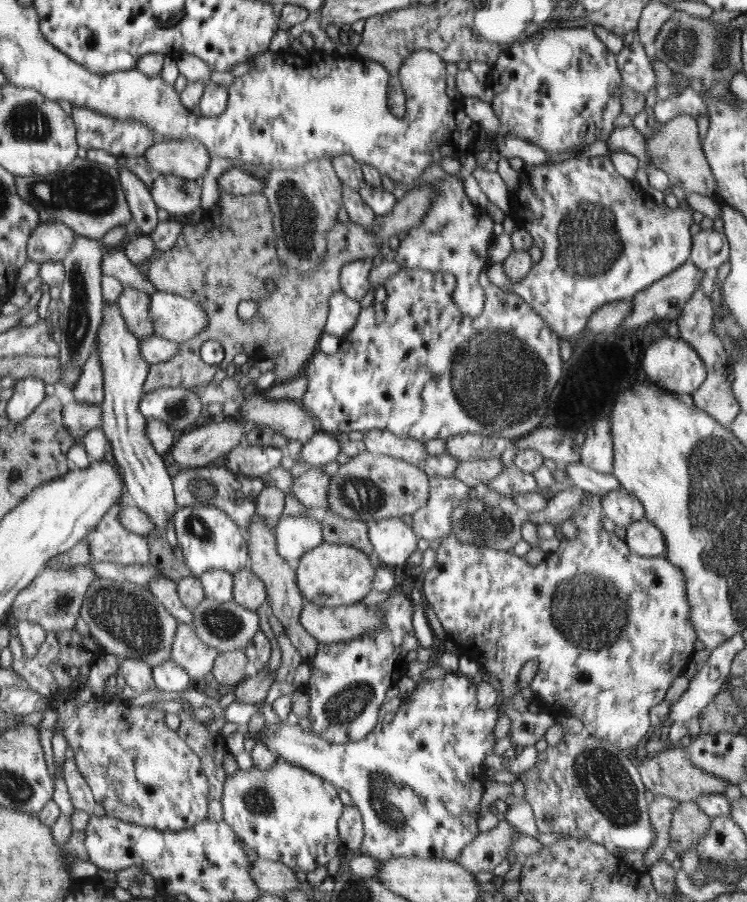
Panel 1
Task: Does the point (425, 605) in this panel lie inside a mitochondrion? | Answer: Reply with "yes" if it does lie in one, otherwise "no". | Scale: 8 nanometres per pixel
no

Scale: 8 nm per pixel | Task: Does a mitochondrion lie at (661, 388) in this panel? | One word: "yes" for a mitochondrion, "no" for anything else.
no

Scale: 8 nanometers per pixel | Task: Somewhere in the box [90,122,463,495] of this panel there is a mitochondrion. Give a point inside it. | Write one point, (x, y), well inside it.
(299, 218)

